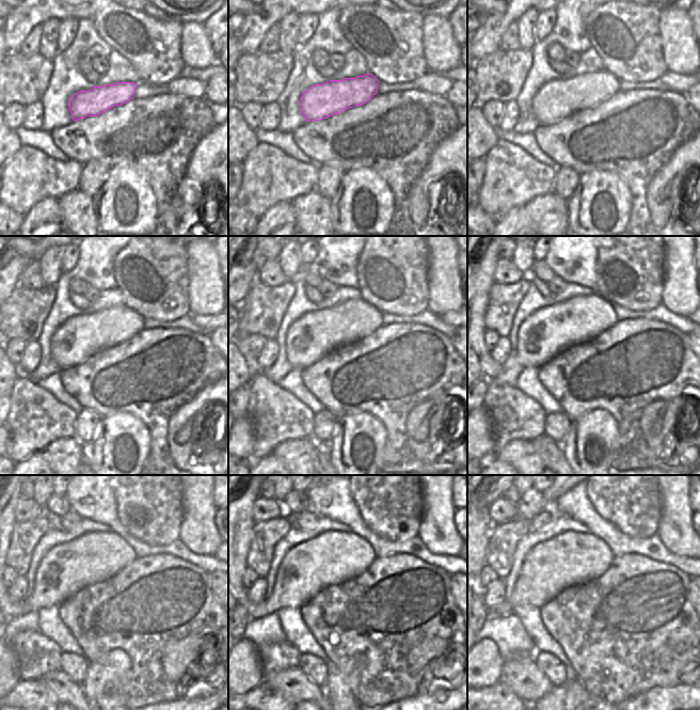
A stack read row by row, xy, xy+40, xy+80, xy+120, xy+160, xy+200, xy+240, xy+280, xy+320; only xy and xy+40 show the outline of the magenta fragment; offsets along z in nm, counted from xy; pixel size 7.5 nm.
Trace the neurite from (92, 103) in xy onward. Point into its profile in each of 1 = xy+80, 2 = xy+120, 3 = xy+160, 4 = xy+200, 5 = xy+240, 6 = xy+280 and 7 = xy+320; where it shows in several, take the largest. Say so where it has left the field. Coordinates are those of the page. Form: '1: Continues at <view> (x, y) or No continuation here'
1: Continues at xy+80 (557, 99)
2: Continues at xy+120 (79, 337)
3: Continues at xy+160 (316, 333)
4: Continues at xy+200 (547, 331)
5: Continues at xy+240 (67, 568)
6: Continues at xy+280 (332, 557)
7: Continues at xy+320 (570, 558).

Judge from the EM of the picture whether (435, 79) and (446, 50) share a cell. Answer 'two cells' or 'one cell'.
two cells

